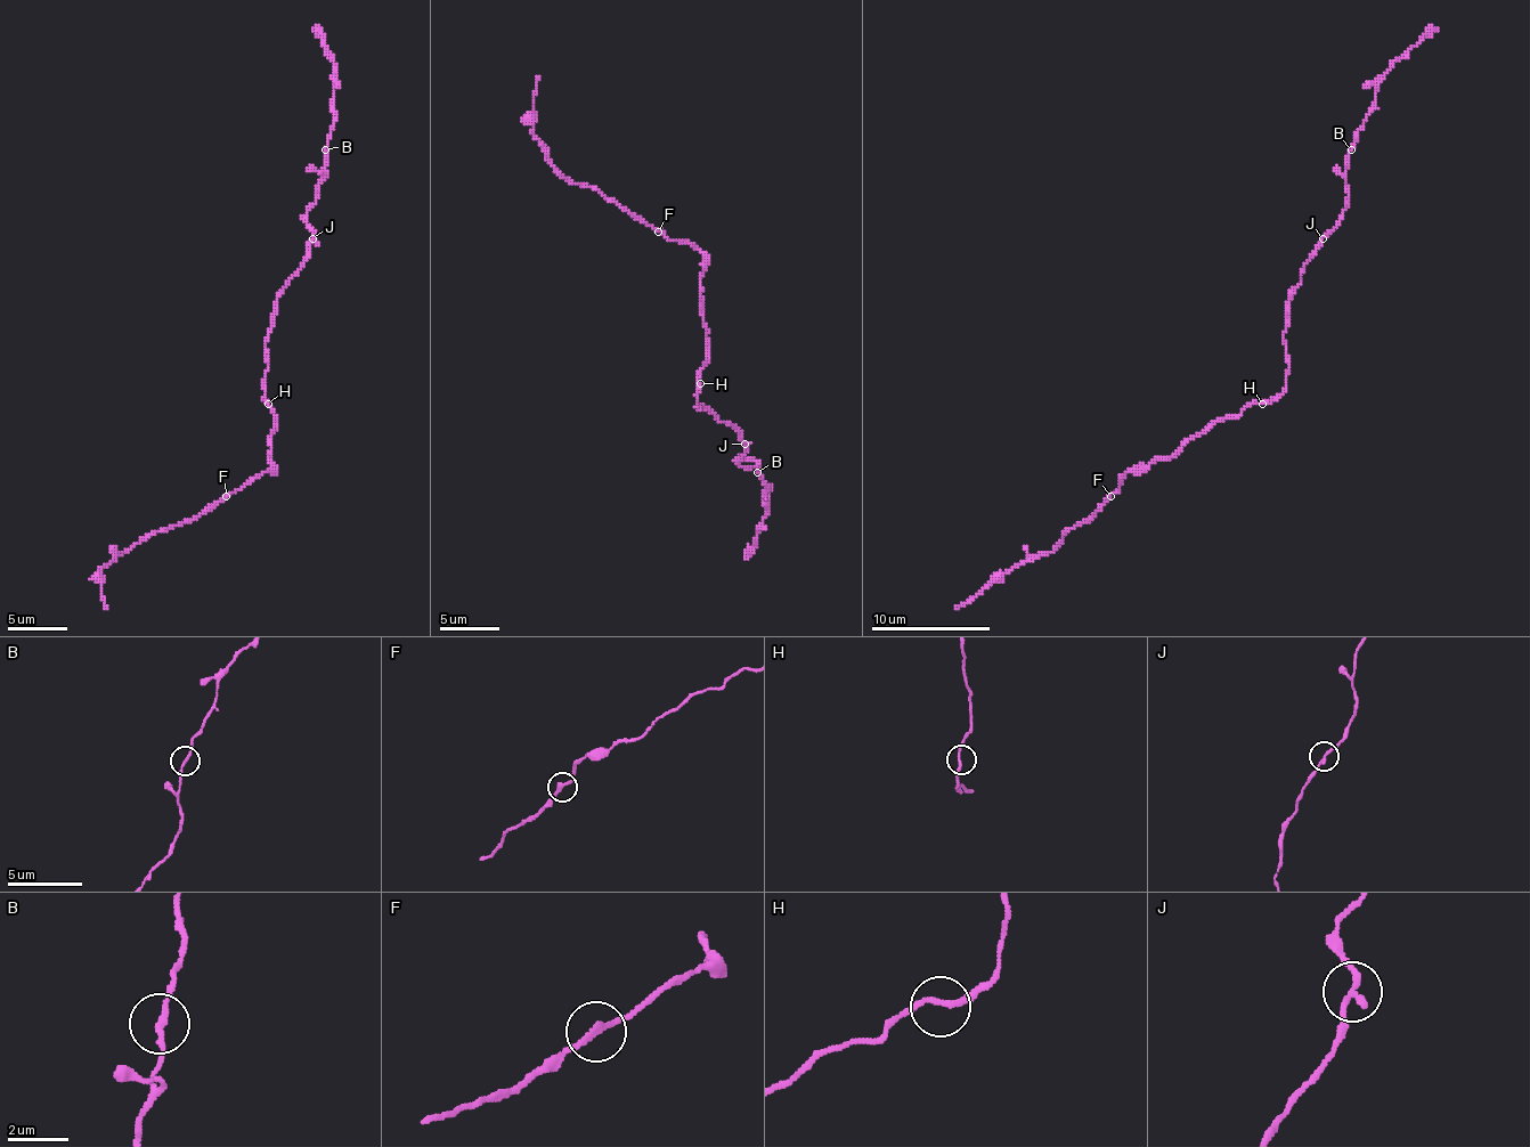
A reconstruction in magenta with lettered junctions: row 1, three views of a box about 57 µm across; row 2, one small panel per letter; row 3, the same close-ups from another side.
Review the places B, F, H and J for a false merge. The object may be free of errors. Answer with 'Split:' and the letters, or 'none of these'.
Split: none of these

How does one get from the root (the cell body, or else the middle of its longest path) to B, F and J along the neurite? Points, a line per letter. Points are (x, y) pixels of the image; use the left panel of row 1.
B: (265, 400), (271, 314), (277, 293), (307, 258), (312, 236), (307, 210), (316, 201), (325, 151)
F: (265, 400), (274, 415), (268, 454), (271, 469), (226, 496)
J: (265, 400), (268, 367), (265, 341), (271, 328), (274, 302), (277, 293), (307, 258), (307, 245), (312, 240)

